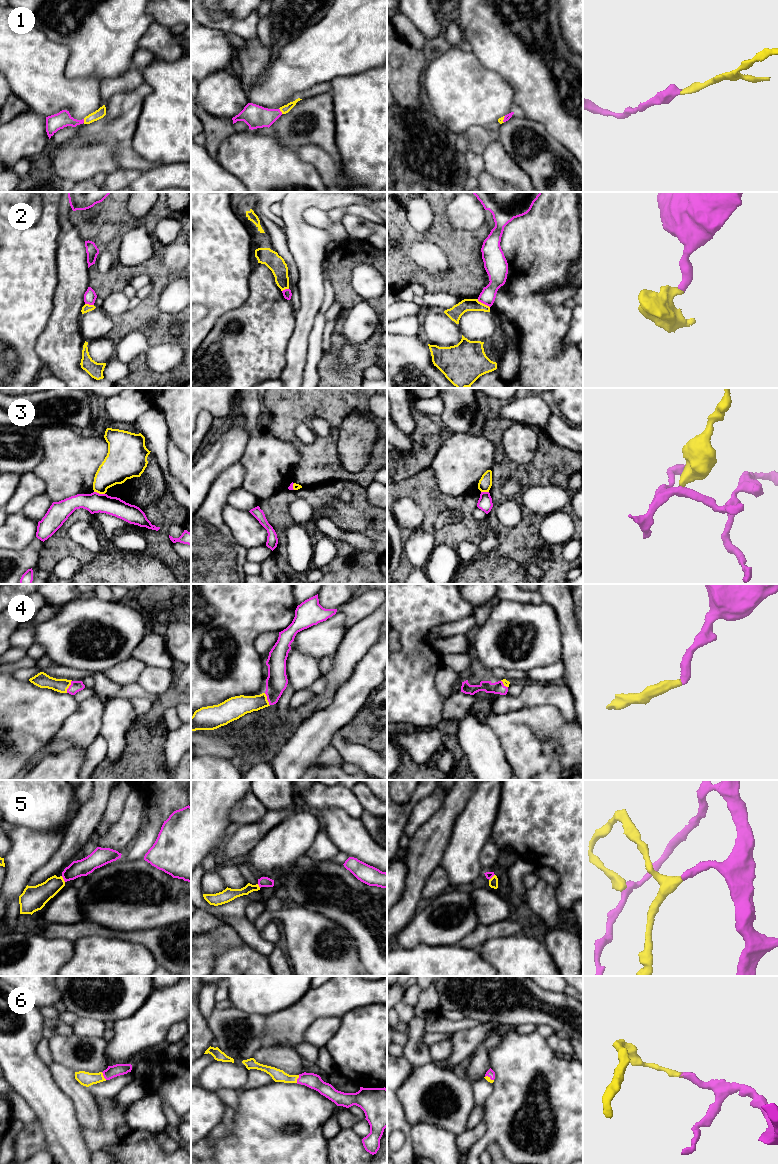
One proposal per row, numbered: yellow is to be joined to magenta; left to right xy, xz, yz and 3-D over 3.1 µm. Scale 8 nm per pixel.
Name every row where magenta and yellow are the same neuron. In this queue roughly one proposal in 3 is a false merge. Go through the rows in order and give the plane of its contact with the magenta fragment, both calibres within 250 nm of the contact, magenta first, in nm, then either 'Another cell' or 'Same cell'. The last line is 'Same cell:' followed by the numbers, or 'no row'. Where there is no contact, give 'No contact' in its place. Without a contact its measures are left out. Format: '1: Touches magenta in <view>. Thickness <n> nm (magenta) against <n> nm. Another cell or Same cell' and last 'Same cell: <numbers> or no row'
1: Touches magenta in xz. Thickness 190 nm (magenta) against 70 nm. Same cell
2: Touches magenta in yz. Thickness 140 nm (magenta) against 110 nm. Another cell
3: Touches magenta in xy. Thickness 160 nm (magenta) against 240 nm. Another cell
4: Touches magenta in xy. Thickness 90 nm (magenta) against 120 nm. Same cell
5: Touches magenta in xy. Thickness 140 nm (magenta) against 170 nm. Same cell
6: Touches magenta in xy. Thickness 100 nm (magenta) against 120 nm. Same cell
Same cell: 1, 4, 5, 6

